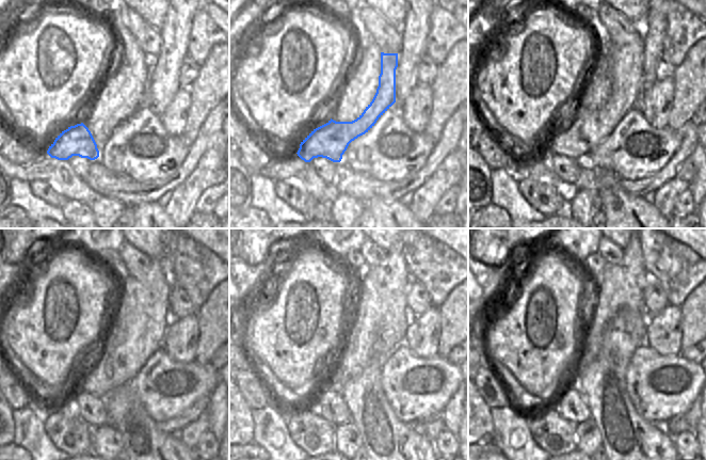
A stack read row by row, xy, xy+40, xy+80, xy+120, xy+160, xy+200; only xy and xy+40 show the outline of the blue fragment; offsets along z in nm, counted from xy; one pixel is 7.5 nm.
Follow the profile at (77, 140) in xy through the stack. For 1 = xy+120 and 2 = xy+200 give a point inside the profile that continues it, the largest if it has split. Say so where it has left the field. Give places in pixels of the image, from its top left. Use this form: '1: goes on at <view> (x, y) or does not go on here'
1: goes on at xy+120 (142, 317)
2: goes on at xy+200 (623, 284)

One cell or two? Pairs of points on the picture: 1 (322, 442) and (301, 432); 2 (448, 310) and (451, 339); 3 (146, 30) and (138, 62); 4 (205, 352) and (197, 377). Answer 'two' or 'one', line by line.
1: one
2: one
3: two
4: two

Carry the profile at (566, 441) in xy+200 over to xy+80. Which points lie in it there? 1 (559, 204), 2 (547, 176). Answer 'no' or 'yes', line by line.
1: yes
2: no

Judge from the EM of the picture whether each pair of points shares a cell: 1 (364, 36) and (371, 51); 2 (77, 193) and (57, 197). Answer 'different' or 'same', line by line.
1: same
2: different

